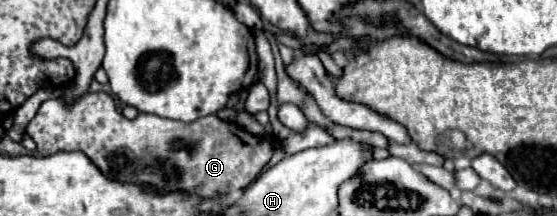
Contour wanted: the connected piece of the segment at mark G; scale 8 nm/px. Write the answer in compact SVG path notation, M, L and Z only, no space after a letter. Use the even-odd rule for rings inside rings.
M87 92L81 98L77 98L71 106L63 104L61 100L47 100L39 106L35 118L27 124L25 130L37 144L37 152L41 156L51 156L59 150L63 152L81 150L99 166L99 170L105 176L113 180L149 184L161 192L175 192L175 190L197 192L203 198L215 198L217 194L227 194L231 190L247 188L273 156L271 124L265 126L263 136L255 136L243 130L235 122L223 122L221 118L217 118L217 114L209 114L193 122L179 122L179 120L167 120L155 114L139 112L135 120L129 120L115 108L113 98L105 92L97 92L97 94Z

